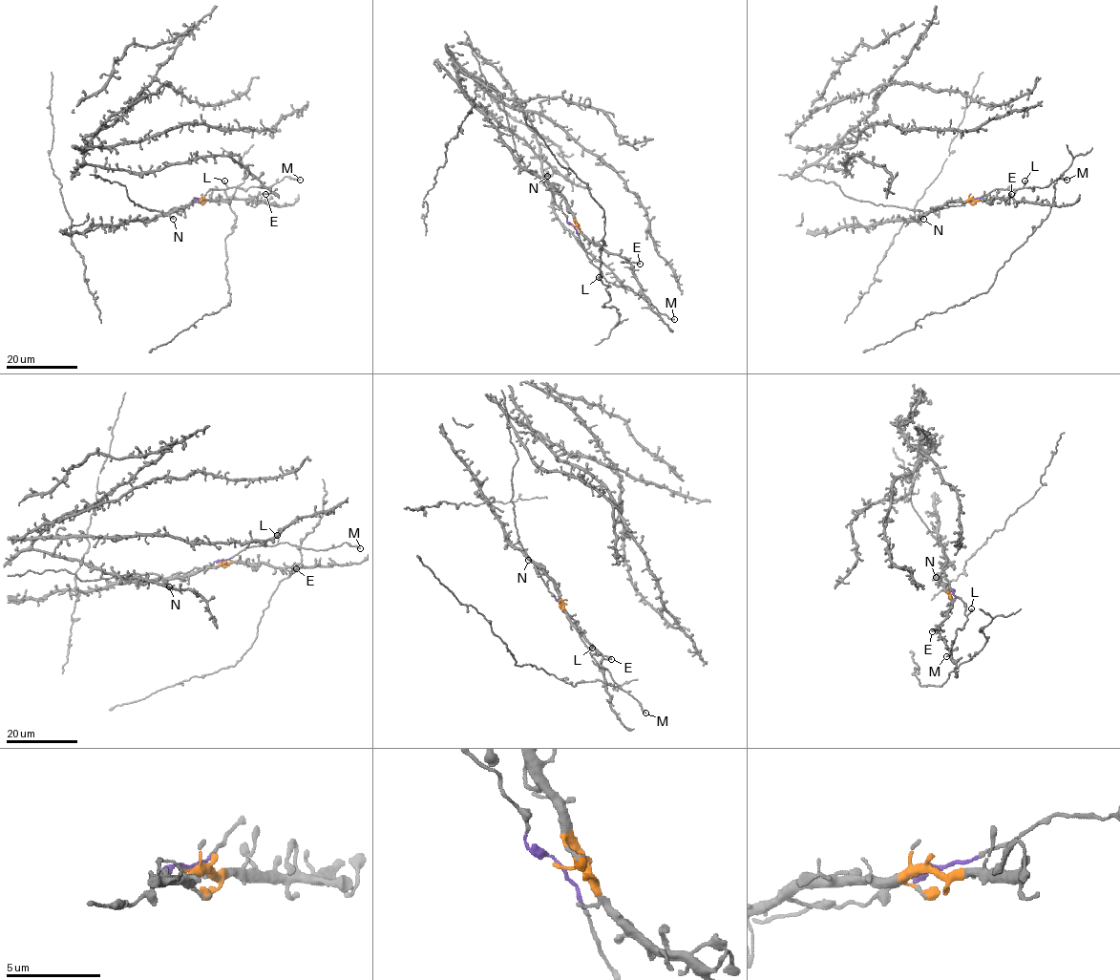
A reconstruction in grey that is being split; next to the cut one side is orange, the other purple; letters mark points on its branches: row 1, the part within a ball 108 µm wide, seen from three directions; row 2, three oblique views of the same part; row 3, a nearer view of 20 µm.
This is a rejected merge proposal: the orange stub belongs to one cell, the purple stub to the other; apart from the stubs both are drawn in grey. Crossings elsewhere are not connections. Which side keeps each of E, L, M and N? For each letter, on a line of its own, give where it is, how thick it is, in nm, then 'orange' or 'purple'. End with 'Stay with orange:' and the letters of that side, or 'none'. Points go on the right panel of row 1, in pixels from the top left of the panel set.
E: place (1011, 194); calibre 280 nm; orange
L: place (1024, 181); calibre 360 nm; purple
M: place (1067, 180); calibre 170 nm; purple
N: place (923, 219); calibre 240 nm; orange
Stay with orange: E, N

